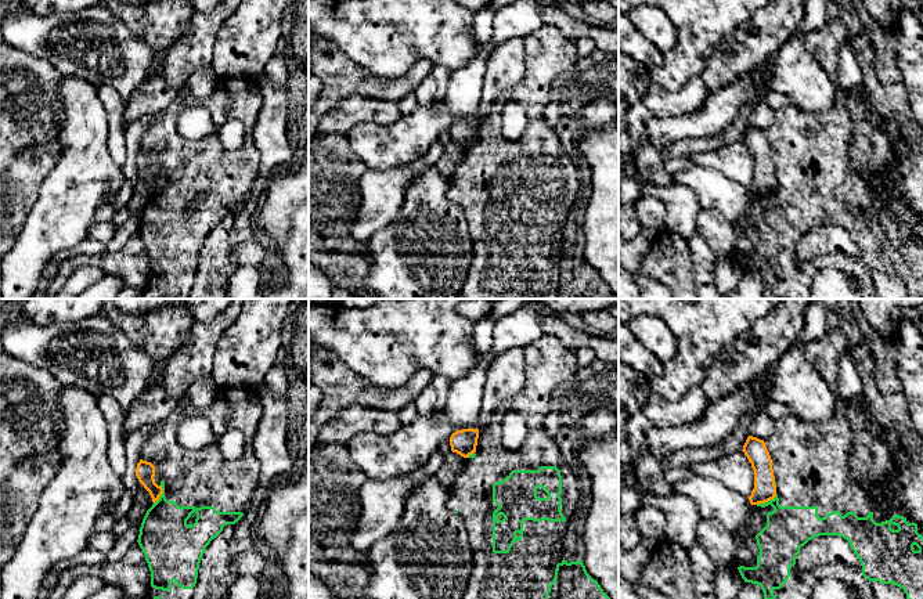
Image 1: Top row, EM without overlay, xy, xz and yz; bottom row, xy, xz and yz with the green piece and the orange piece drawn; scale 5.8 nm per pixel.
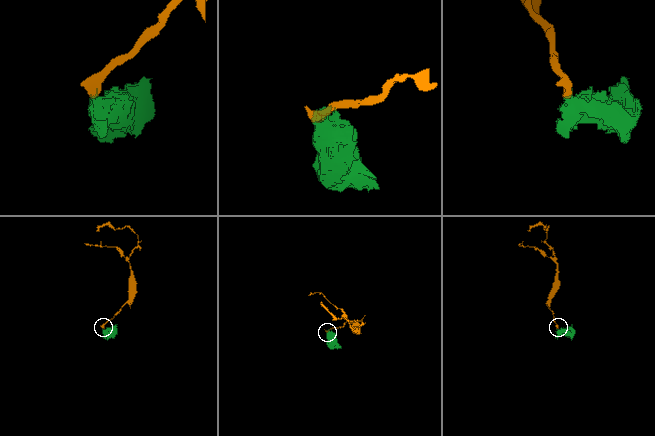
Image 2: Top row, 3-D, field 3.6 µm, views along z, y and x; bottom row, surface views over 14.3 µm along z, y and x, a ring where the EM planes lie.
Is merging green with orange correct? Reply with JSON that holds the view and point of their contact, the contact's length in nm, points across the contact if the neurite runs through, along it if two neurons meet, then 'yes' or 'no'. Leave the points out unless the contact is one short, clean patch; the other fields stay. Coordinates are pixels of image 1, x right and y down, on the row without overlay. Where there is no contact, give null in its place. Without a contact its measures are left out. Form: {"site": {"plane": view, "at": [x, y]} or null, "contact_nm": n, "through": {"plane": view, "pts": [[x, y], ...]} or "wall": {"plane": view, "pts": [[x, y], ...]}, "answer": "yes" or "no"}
{"site": {"plane": "yz", "at": [768, 191]}, "contact_nm": 140, "wall": {"plane": "yz", "pts": [[777, 184], [757, 195]]}, "answer": "no"}

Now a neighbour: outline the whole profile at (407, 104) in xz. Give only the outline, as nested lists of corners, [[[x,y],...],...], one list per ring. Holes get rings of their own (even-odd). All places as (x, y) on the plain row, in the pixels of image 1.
[[[414,93],[407,94],[404,98],[401,98],[399,102],[399,109],[403,115],[408,115],[415,111],[418,107],[418,100]]]

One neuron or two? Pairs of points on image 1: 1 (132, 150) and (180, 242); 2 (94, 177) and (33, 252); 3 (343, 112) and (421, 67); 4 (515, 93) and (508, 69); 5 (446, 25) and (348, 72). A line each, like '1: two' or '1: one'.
1: two
2: one
3: two
4: two
5: two

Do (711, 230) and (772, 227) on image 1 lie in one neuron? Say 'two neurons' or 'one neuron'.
two neurons

